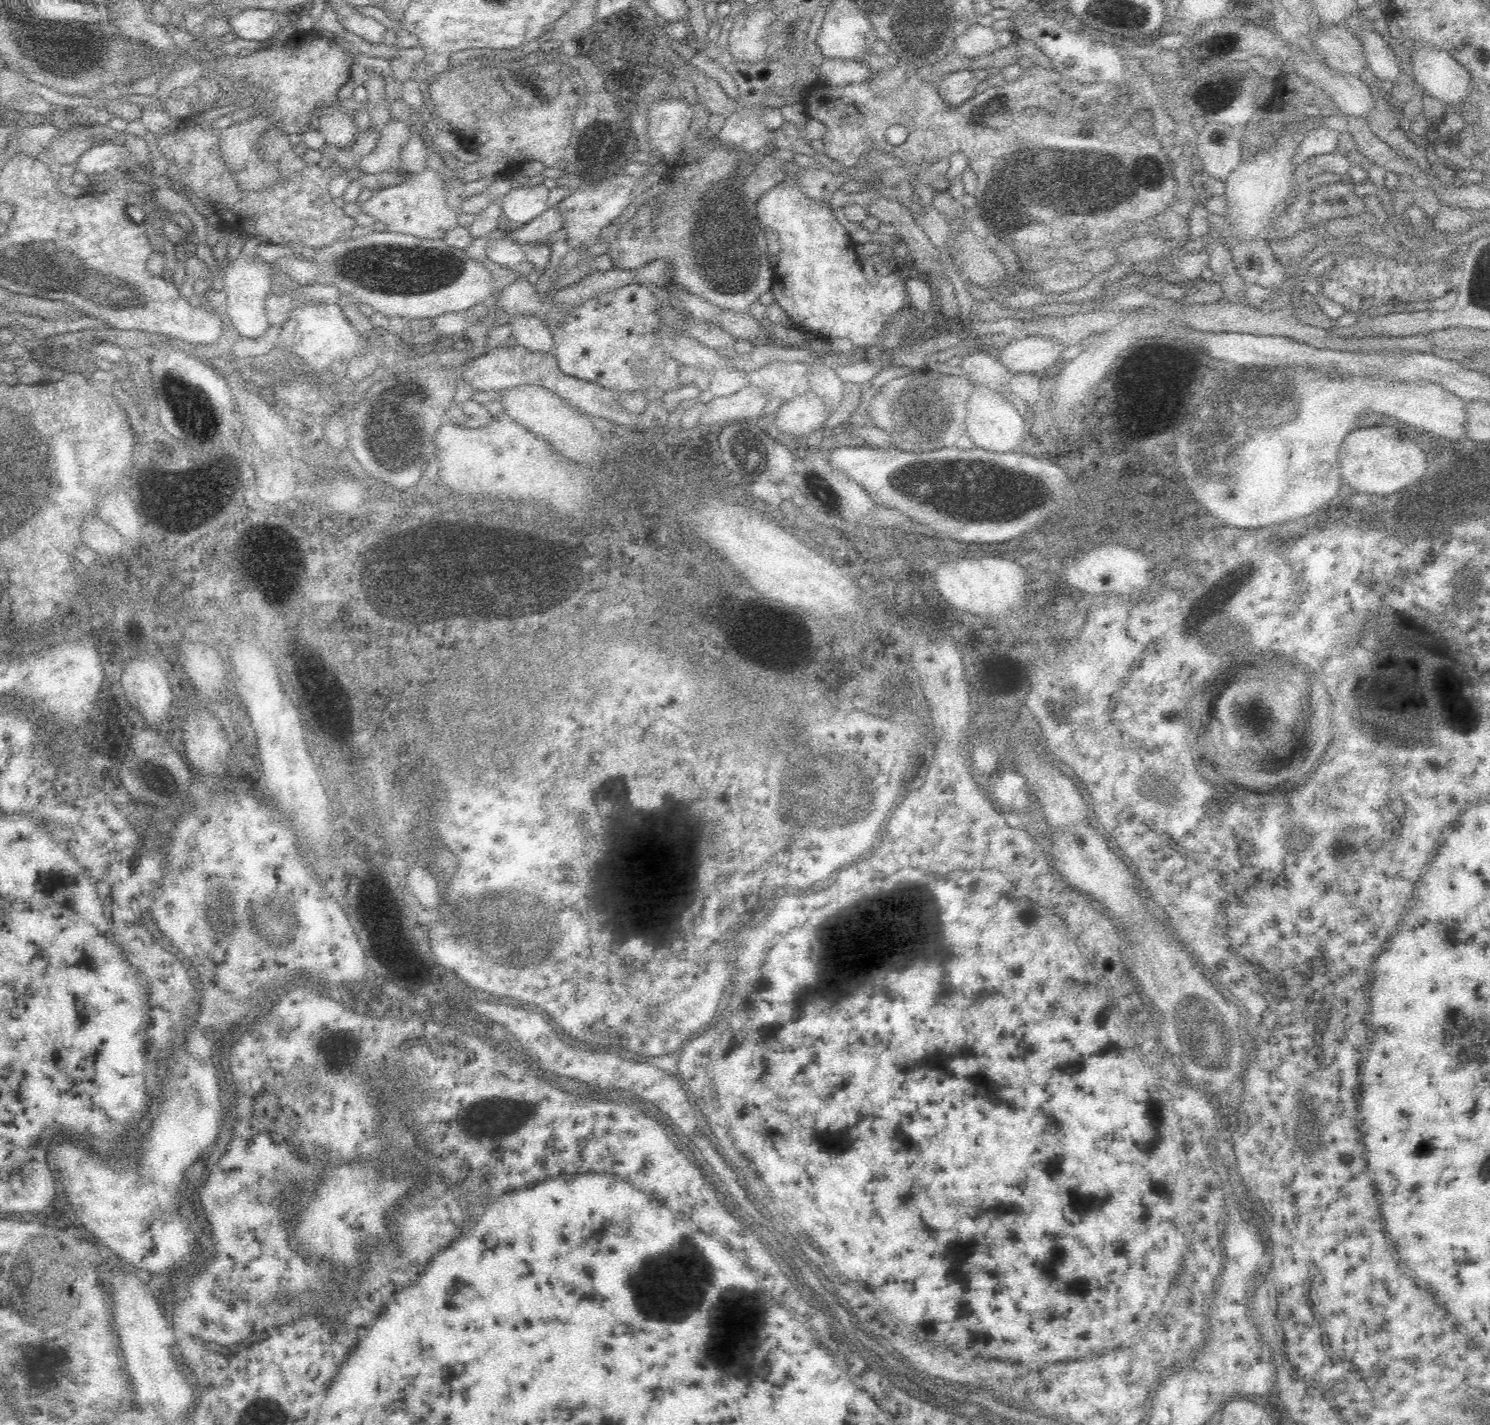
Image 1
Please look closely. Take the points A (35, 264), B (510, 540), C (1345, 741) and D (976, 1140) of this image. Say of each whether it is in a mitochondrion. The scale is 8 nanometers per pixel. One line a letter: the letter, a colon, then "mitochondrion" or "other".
A: mitochondrion
B: other
C: other
D: other

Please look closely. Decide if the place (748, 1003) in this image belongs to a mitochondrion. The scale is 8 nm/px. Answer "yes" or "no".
no

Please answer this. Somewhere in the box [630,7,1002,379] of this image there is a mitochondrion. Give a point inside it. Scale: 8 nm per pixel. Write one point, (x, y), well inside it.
(724, 240)

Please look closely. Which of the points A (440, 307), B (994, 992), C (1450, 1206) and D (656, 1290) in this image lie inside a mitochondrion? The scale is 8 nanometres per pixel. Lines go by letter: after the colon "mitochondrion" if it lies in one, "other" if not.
A: other
B: mitochondrion
C: other
D: mitochondrion

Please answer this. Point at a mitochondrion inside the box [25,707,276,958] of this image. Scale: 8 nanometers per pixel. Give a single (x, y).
(47, 879)

